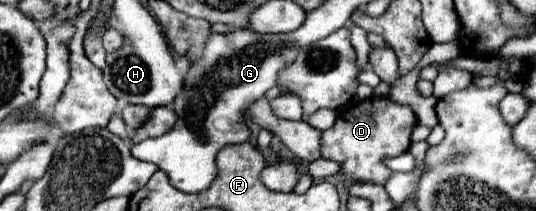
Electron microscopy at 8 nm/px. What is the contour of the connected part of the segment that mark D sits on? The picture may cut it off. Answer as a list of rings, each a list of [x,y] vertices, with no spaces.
[[[370,98],[338,116],[336,124],[322,134],[322,156],[342,166],[342,174],[354,182],[386,184],[390,170],[382,166],[386,154],[398,156],[408,150],[410,134],[416,126],[416,114],[408,106],[400,106],[390,98]]]

